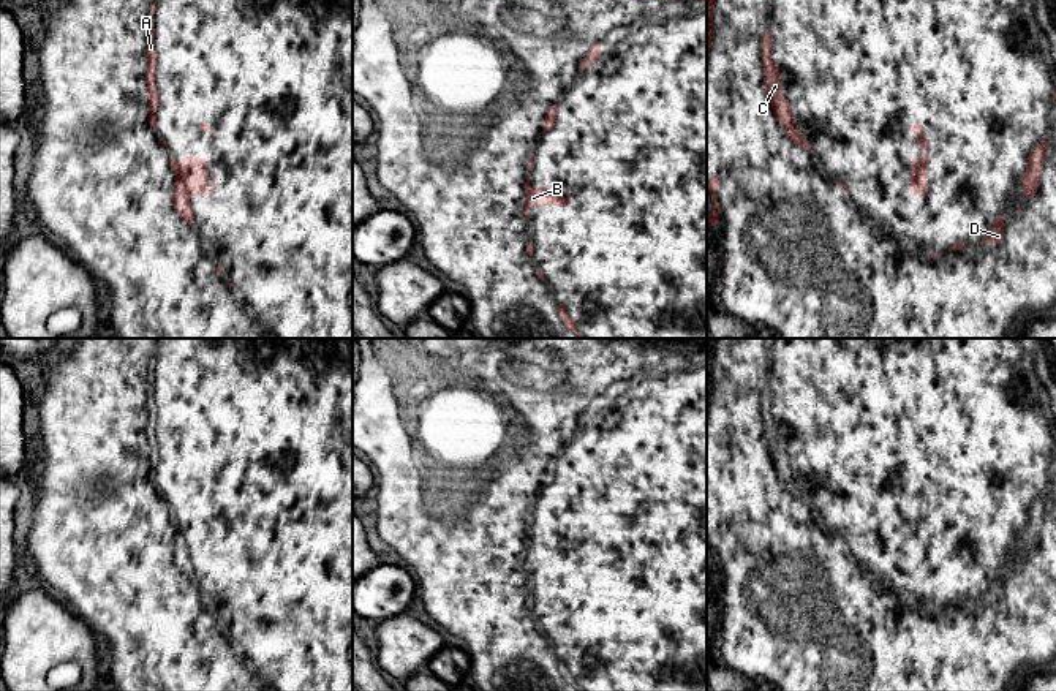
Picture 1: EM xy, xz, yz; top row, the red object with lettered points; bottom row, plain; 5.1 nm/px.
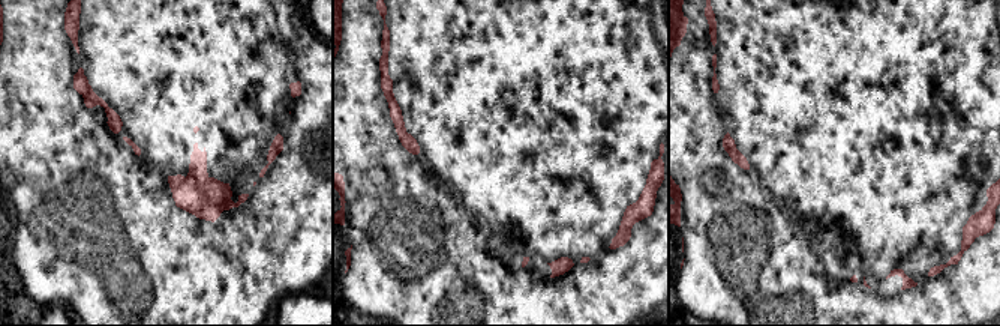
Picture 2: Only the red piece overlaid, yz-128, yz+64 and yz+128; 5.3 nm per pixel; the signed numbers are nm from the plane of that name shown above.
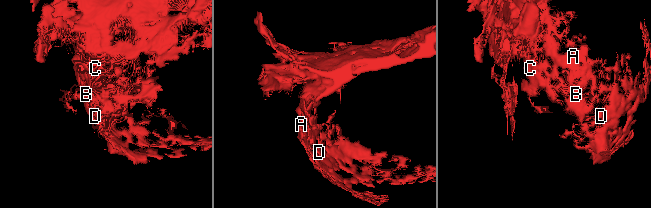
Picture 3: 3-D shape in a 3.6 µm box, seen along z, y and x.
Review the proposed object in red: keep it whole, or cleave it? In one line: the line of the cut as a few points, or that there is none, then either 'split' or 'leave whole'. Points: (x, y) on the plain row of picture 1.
no cut; leave whole

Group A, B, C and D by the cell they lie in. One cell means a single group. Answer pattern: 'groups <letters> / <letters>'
groups A B C D

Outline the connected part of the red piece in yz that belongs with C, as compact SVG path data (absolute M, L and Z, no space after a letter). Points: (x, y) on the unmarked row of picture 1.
M770 386L762 391L762 419L764 419L764 435L765 447L771 459L773 468L778 478L784 482L787 492L806 504L811 504L809 495L800 487L794 476L792 462L789 455L781 447L781 429L779 421L771 414L773 394Z

